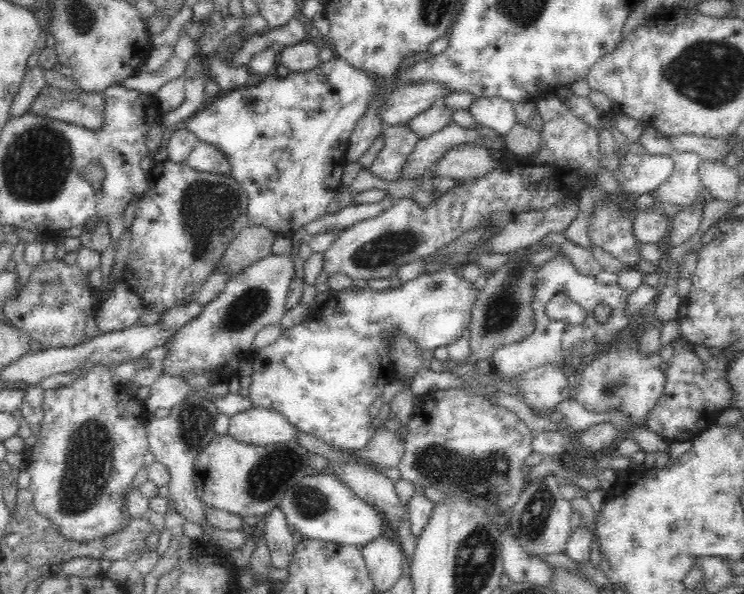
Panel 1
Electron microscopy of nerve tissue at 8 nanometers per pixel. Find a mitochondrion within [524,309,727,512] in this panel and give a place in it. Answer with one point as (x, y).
(616, 384)

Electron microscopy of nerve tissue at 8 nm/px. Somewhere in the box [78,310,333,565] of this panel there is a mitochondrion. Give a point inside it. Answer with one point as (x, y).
(276, 469)

